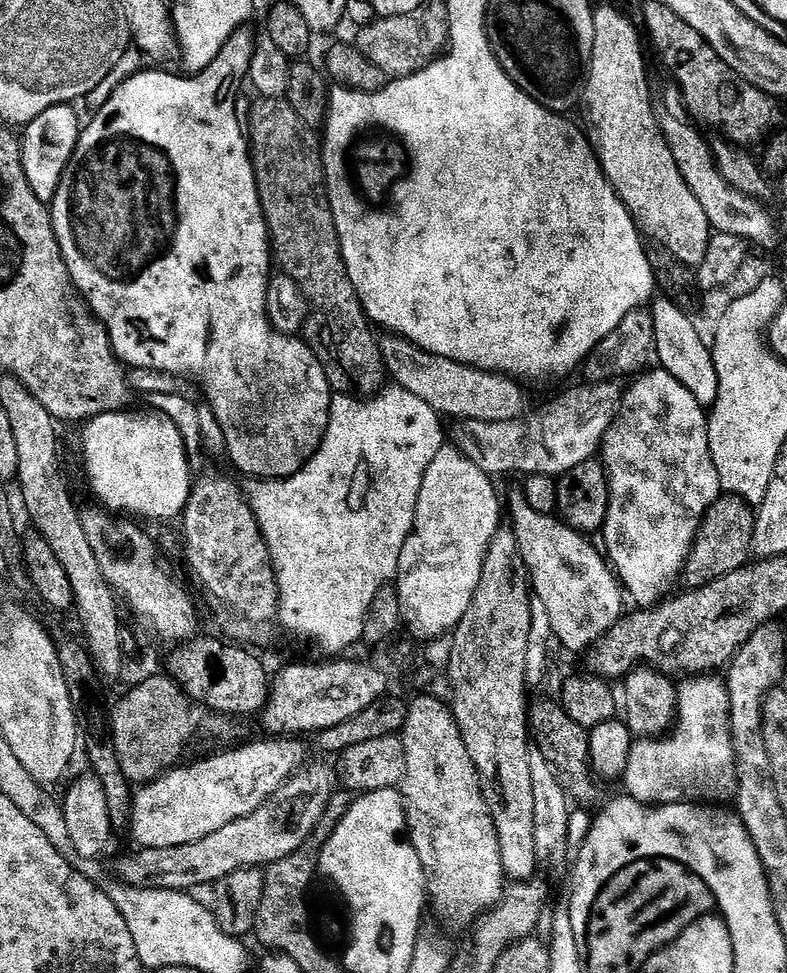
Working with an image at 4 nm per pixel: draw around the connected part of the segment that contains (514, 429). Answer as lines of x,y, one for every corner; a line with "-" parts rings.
584,382
581,388
572,388
569,392
564,393
558,400
554,401
545,412
540,412
537,416
532,416
528,421
523,424
525,420
515,419
510,421
498,421
498,422
478,422
477,420
465,420
455,425
456,429
451,429
450,440
459,452
466,454
466,458
470,458
470,462
474,462
474,466
478,466
478,470
487,472
489,476
493,478
499,478
504,476
507,472
521,472
521,477
527,478
530,476
550,476
553,478
559,478
566,472
573,472
579,464
587,464
593,459
592,455
601,451
604,443
604,435
610,430
612,421
616,419
617,411
620,407
622,399
622,388
619,388
619,383
616,382

